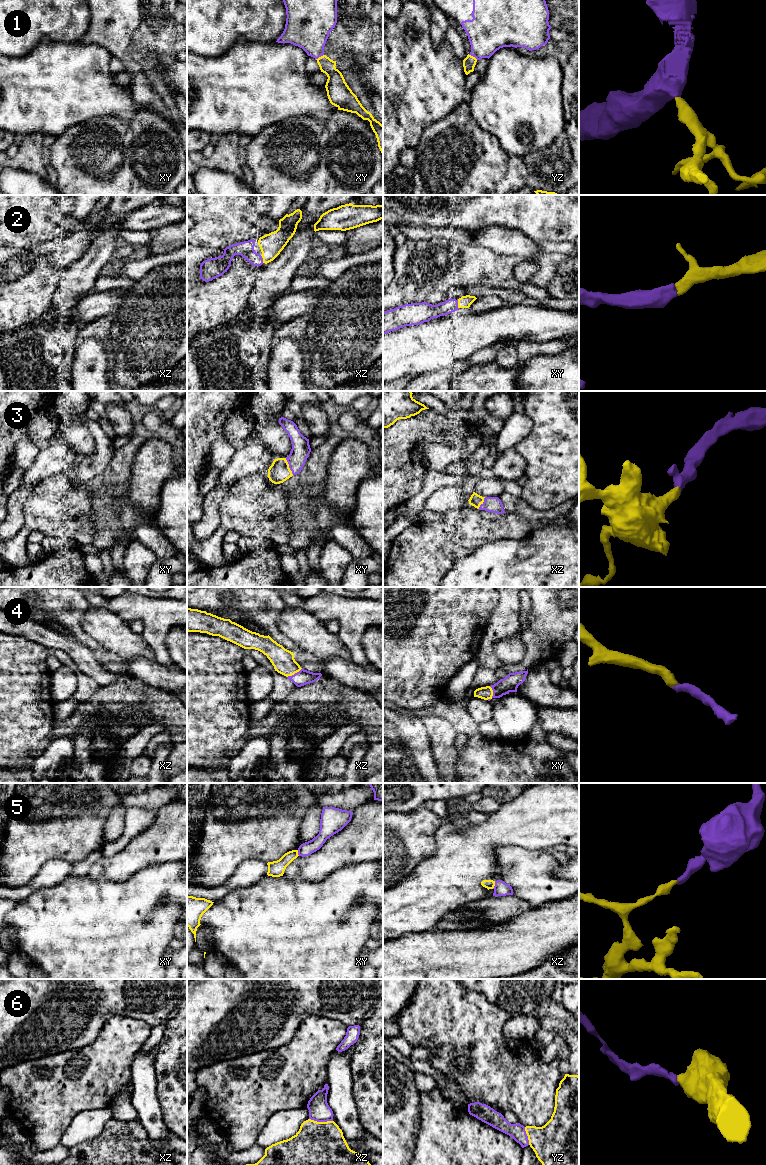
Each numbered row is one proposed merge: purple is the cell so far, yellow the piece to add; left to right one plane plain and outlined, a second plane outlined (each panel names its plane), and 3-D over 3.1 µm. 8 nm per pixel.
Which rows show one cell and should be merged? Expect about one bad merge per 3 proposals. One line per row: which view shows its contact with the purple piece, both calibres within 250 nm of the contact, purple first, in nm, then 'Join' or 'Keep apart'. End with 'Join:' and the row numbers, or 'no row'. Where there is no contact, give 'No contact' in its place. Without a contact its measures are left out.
1: Touches purple in yz. Thickness 340 nm (purple) against 100 nm. Join
2: Touches purple in xy. Thickness 130 nm (purple) against 100 nm. Join
3: Touches purple in xy. Thickness 150 nm (purple) against 170 nm. Join
4: Touches purple in xy. Thickness 130 nm (purple) against 100 nm. Join
5: Touches purple in xz. Thickness 110 nm (purple) against 80 nm. Keep apart
6: Touches purple in xz. Thickness 170 nm (purple) against 360 nm. Keep apart
Join: 1, 2, 3, 4

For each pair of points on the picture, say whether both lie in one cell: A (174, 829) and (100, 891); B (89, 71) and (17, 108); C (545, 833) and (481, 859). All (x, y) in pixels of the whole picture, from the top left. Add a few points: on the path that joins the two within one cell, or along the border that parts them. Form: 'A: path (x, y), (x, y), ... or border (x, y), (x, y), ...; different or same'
A: border (134, 873), (120, 881), (89, 878); different
B: path (71, 82), (35, 93); same
C: path (527, 833), (498, 833), (490, 841); same

